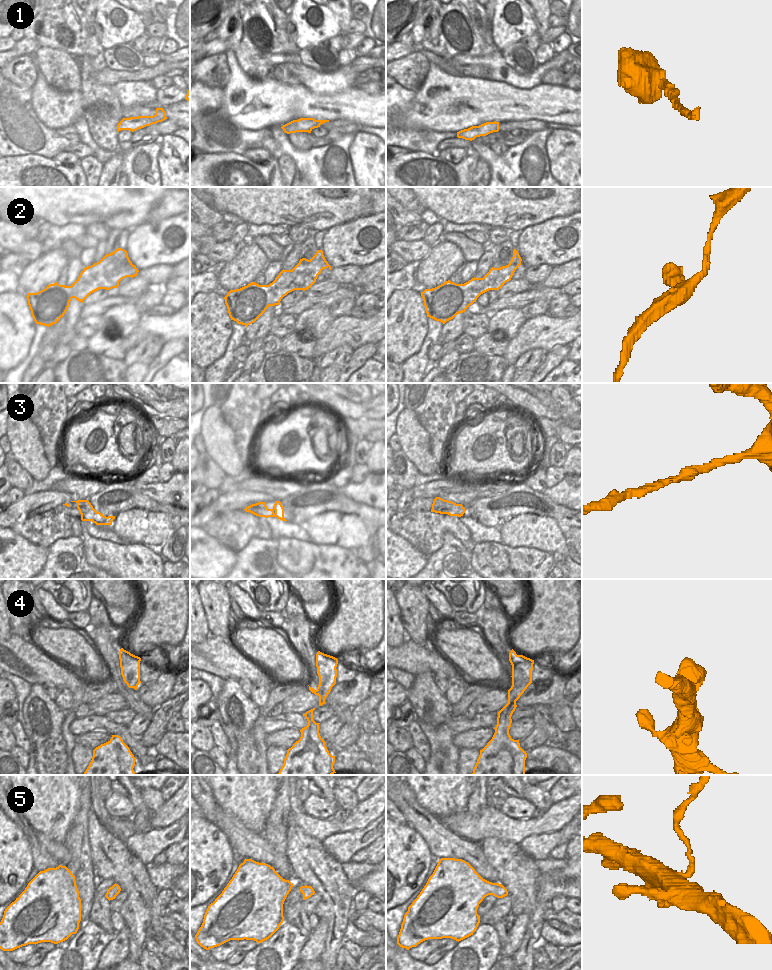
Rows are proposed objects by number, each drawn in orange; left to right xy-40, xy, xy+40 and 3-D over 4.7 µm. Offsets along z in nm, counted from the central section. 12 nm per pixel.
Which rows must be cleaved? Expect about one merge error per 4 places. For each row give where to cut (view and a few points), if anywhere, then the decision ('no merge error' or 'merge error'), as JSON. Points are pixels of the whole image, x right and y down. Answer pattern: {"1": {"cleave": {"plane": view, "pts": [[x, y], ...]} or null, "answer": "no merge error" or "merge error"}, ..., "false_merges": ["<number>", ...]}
{"1": {"cleave": null, "answer": "no merge error"}, "2": {"cleave": null, "answer": "no merge error"}, "3": {"cleave": null, "answer": "no merge error"}, "4": {"cleave": {"plane": "xy", "pts": [[319, 678], [323, 686], [323, 703]]}, "answer": "merge error"}, "5": {"cleave": {"plane": "xy+40", "pts": [[499, 884], [490, 894]]}, "answer": "merge error"}, "false_merges": ["4", "5"]}

